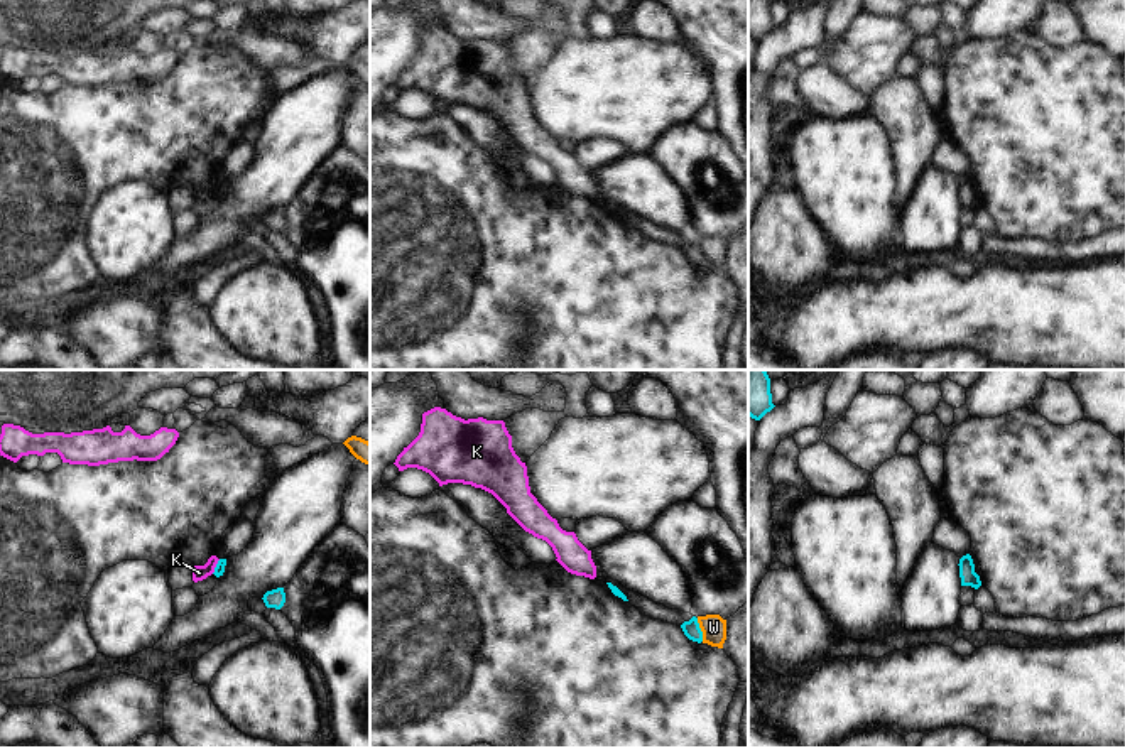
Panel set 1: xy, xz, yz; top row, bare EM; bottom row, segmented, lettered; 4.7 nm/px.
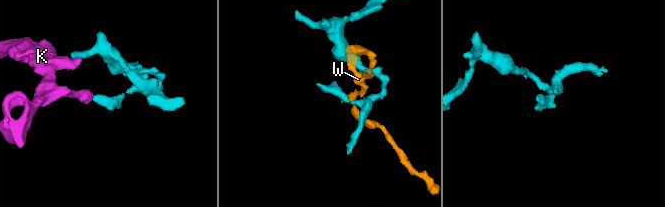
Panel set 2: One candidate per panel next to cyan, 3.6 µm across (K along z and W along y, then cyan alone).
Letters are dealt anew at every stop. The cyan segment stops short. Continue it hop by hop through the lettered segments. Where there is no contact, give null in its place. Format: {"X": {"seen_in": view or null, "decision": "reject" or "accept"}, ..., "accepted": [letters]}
{"K": {"seen_in": "xy", "decision": "reject"}, "W": {"seen_in": "xz", "decision": "reject"}, "accepted": []}

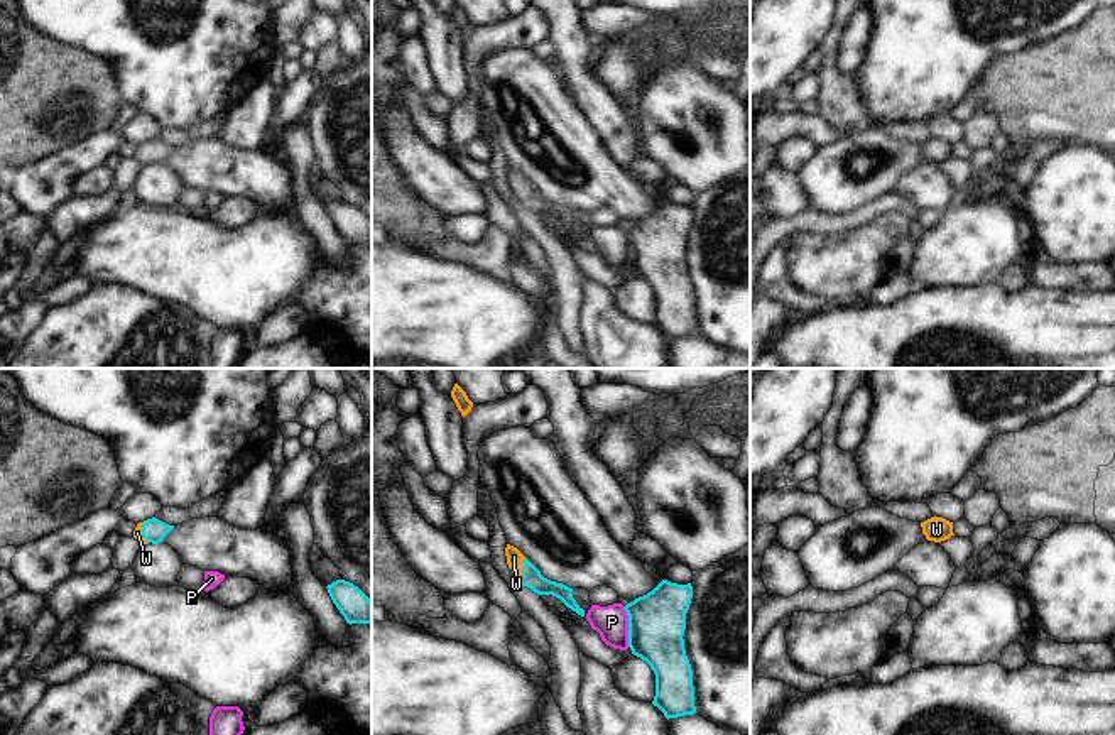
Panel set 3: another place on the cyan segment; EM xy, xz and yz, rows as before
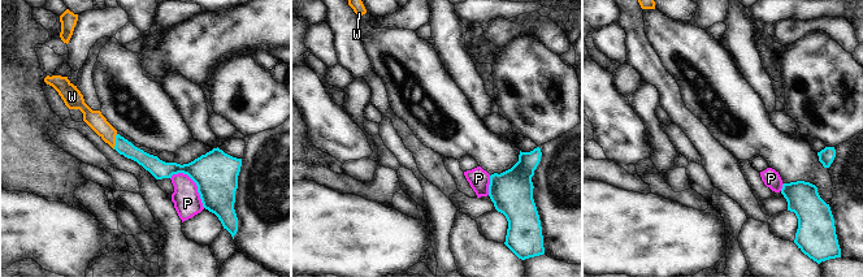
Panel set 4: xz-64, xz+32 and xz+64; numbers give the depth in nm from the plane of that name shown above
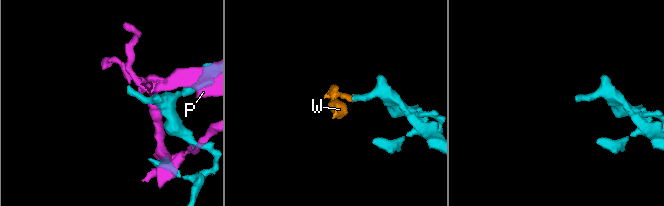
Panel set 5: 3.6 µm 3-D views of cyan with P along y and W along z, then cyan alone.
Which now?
{"P": {"seen_in": "xz", "decision": "reject"}, "W": {"seen_in": "xz", "decision": "accept"}, "accepted": ["W"]}

